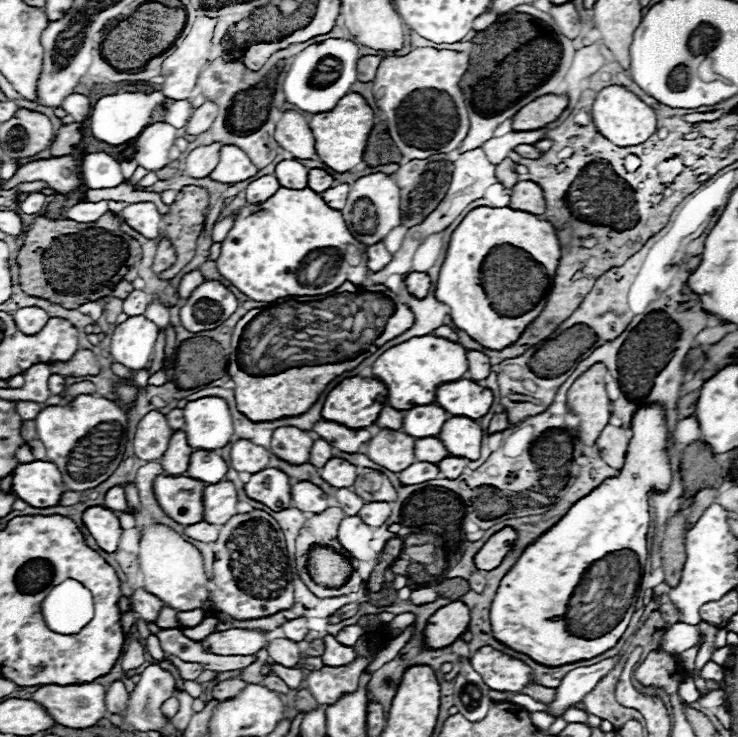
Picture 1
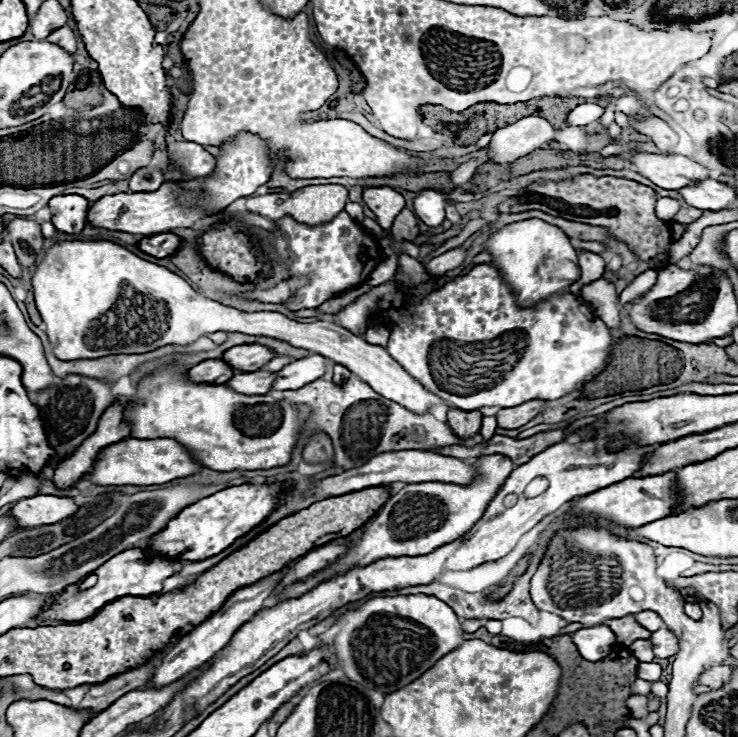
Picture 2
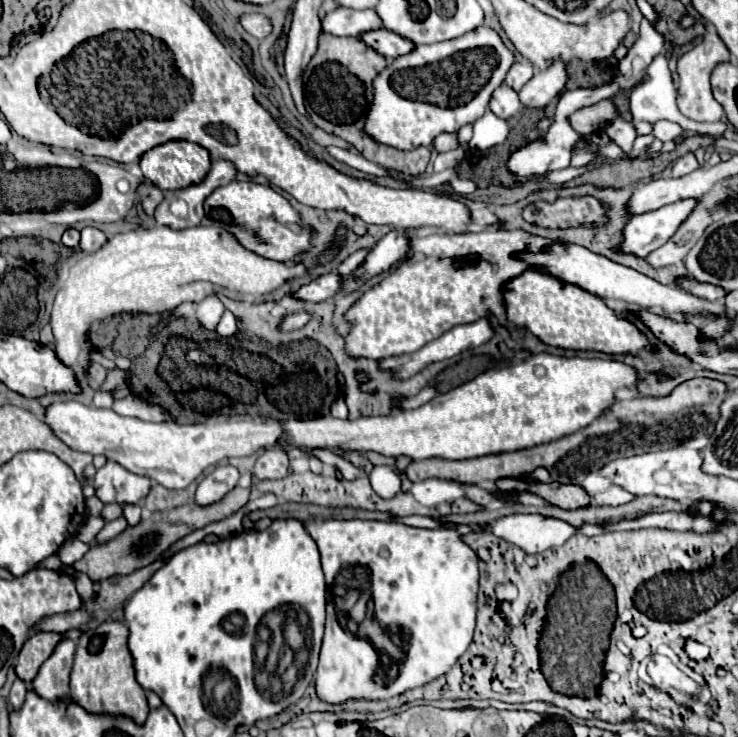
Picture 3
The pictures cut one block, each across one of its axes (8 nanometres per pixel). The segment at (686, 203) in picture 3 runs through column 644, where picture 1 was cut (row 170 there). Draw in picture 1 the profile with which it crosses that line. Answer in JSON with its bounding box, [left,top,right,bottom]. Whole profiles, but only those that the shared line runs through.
[210,146,256,184]

